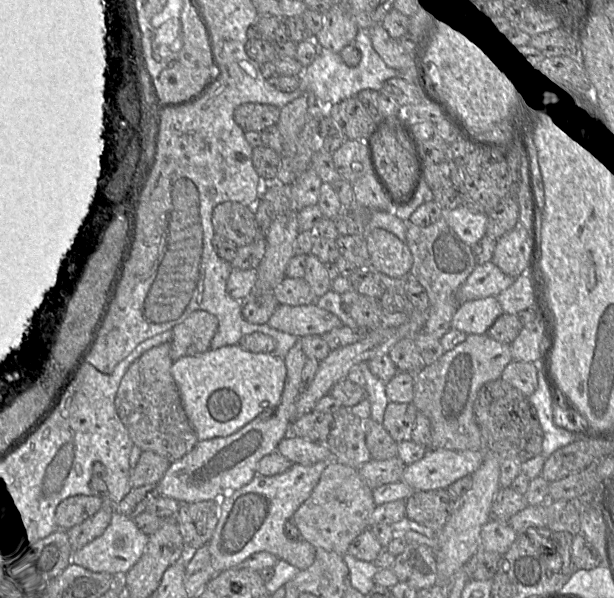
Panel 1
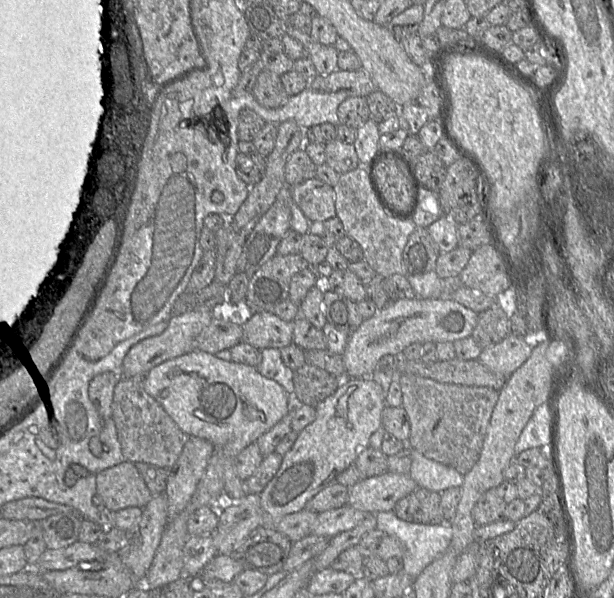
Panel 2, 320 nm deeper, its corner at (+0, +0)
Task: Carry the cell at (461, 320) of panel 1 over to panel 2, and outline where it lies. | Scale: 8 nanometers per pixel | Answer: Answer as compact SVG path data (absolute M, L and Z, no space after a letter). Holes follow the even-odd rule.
M450 297L396 299L390 305L379 309L370 318L363 320L360 326L349 336L342 354L346 378L369 378L376 371L378 361L385 355L401 356L402 351L413 343L442 342L469 337L478 321L478 313L456 302Z

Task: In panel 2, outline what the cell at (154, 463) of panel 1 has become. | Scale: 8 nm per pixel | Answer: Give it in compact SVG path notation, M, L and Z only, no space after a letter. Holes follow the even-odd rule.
M124 461L96 474L96 494L101 498L103 508L111 513L129 507L144 508L153 498L136 465L129 461Z

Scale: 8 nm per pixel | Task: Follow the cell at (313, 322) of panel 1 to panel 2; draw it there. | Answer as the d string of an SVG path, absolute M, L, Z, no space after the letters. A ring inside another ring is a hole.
M272 311L256 312L242 325L242 342L259 350L283 348L293 342L293 321L285 321Z

